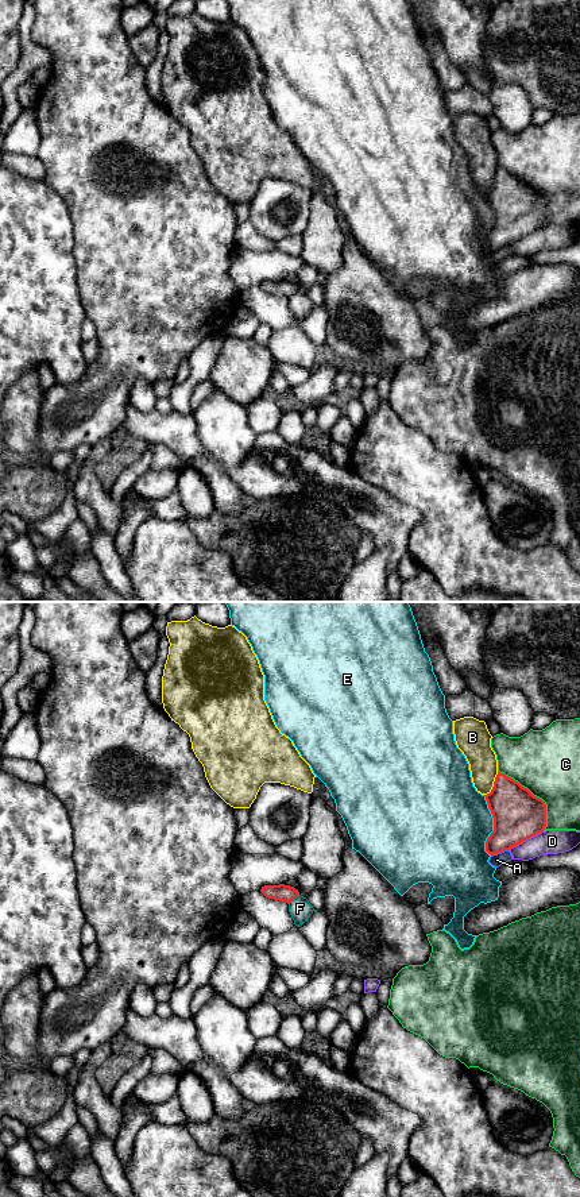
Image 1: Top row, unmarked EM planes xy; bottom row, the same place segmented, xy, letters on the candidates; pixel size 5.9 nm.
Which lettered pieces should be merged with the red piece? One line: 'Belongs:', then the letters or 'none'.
Belongs: none

